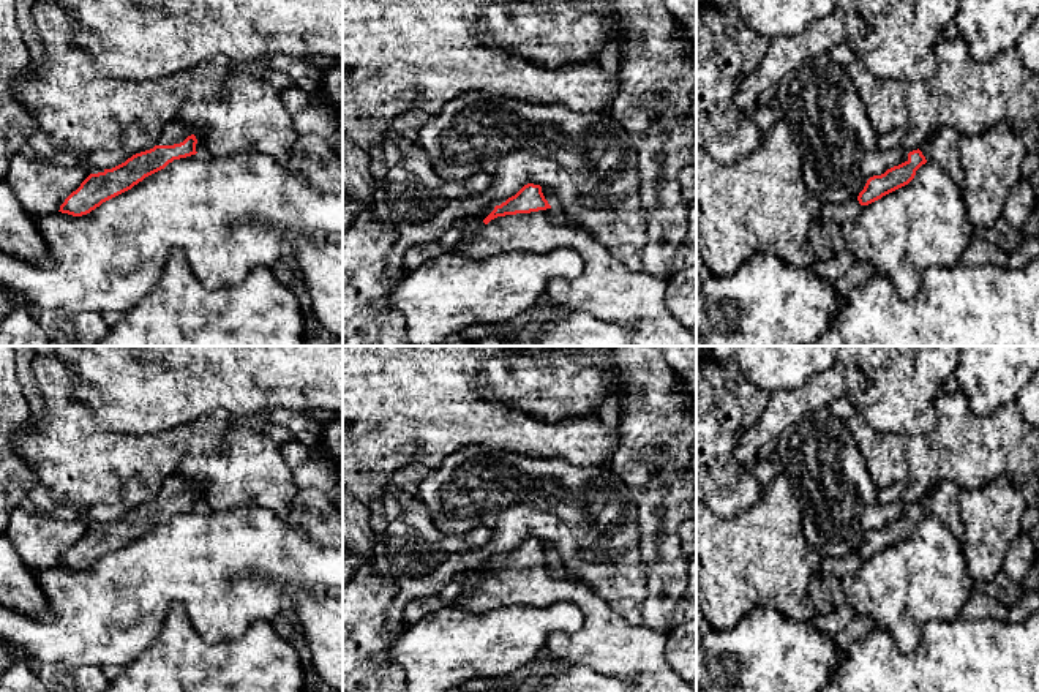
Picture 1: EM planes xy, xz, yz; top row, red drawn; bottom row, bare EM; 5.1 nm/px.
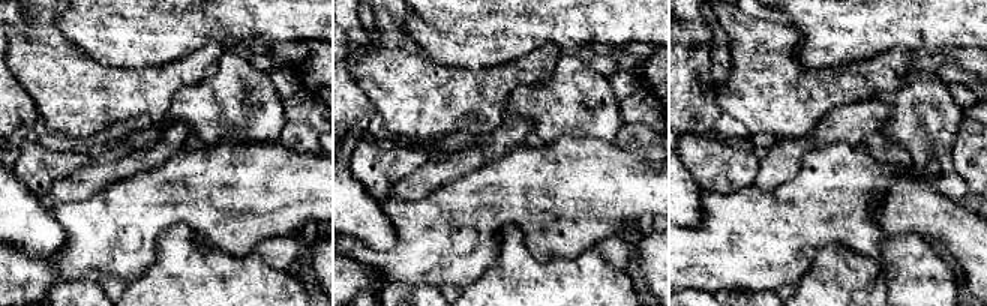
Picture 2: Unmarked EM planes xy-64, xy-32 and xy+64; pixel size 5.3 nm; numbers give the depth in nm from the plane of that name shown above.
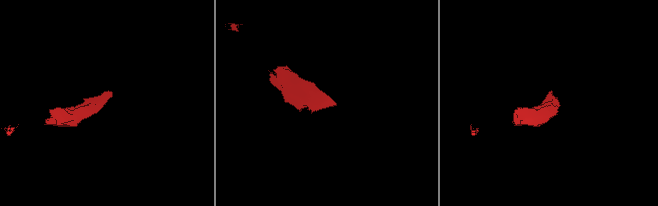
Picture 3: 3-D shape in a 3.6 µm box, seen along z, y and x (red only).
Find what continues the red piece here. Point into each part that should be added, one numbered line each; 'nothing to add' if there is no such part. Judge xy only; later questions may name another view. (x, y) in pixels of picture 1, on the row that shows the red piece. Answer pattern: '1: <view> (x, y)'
1: xy (174, 131)

